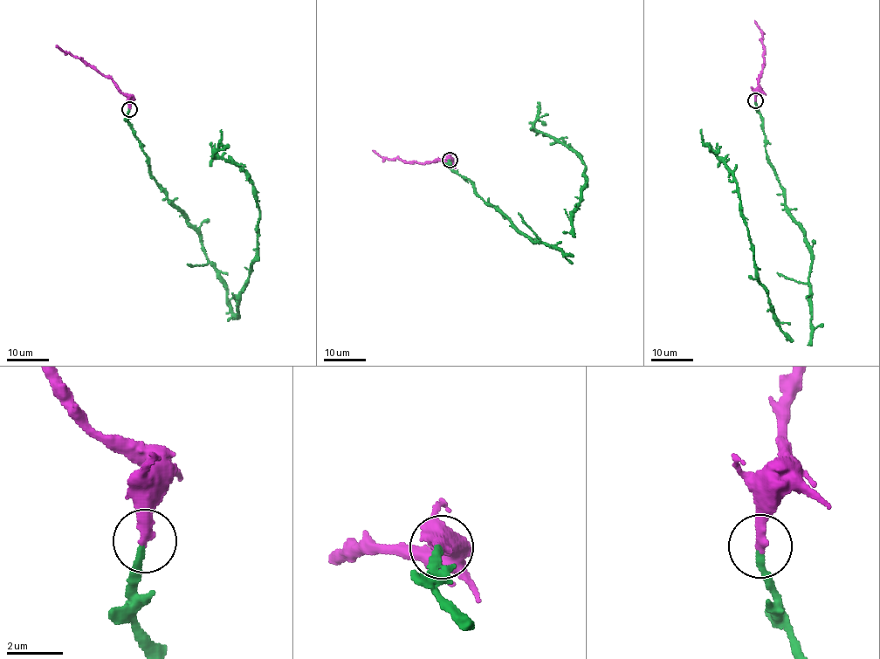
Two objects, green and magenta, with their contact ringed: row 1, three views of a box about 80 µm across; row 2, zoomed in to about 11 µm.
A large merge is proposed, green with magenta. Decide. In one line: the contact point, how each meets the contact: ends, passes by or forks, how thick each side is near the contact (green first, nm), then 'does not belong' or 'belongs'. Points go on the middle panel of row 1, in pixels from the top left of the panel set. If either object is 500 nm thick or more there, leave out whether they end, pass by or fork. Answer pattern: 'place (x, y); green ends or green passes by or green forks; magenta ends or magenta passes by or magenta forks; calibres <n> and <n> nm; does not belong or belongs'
place (450, 160); green ends; magenta ends; calibres 240 and 380 nm; belongs

